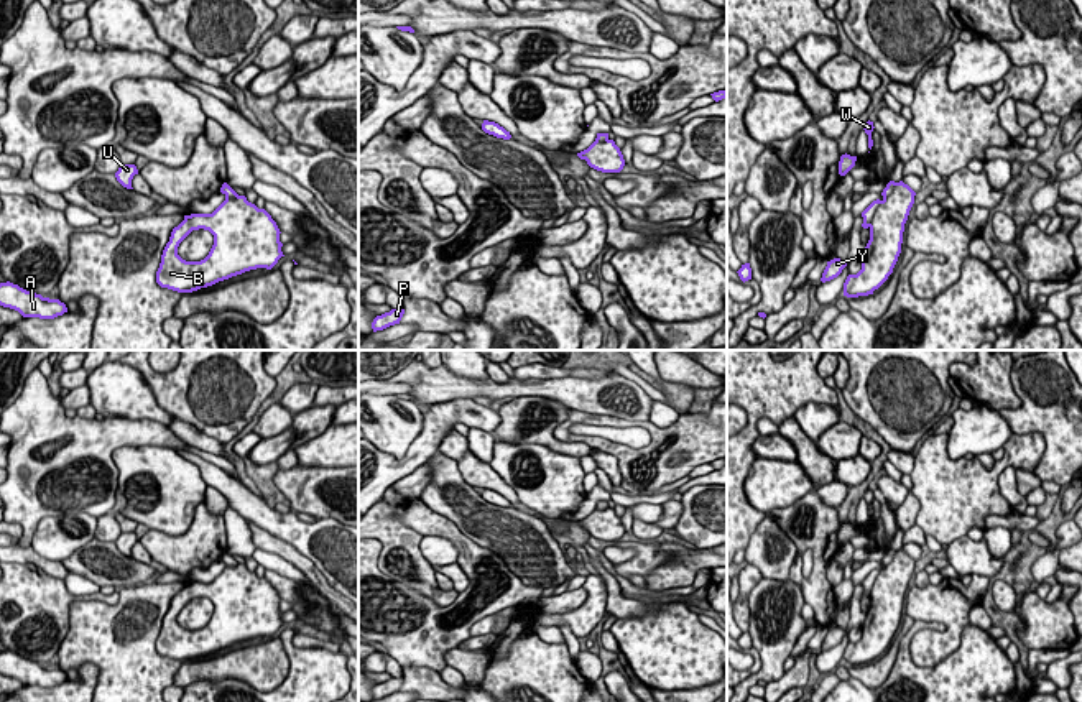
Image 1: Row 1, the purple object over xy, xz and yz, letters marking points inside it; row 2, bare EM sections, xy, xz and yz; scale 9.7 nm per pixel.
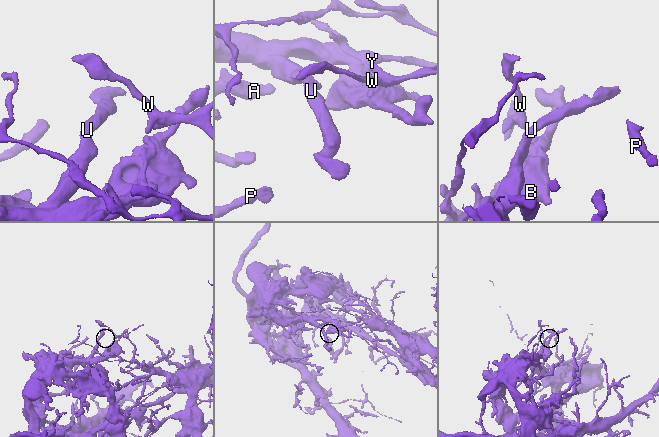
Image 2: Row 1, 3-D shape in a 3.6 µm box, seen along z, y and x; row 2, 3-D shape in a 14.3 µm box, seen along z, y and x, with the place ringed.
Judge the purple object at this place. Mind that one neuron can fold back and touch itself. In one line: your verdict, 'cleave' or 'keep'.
cleave

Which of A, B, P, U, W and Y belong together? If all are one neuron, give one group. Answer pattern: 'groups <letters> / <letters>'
groups A B P U / W Y

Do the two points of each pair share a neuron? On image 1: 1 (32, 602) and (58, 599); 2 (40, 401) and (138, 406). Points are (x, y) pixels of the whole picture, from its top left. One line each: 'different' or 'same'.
1: same
2: different

